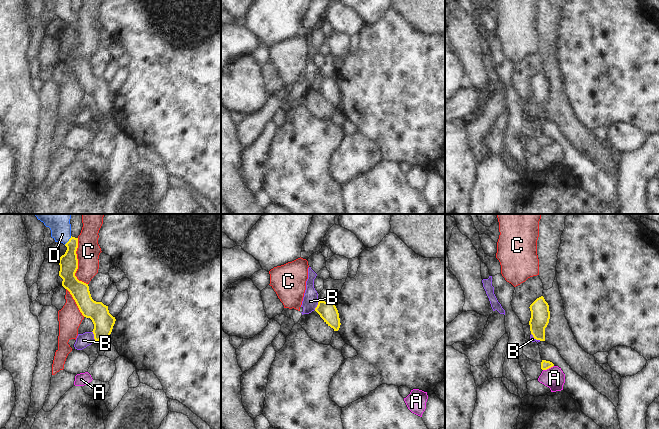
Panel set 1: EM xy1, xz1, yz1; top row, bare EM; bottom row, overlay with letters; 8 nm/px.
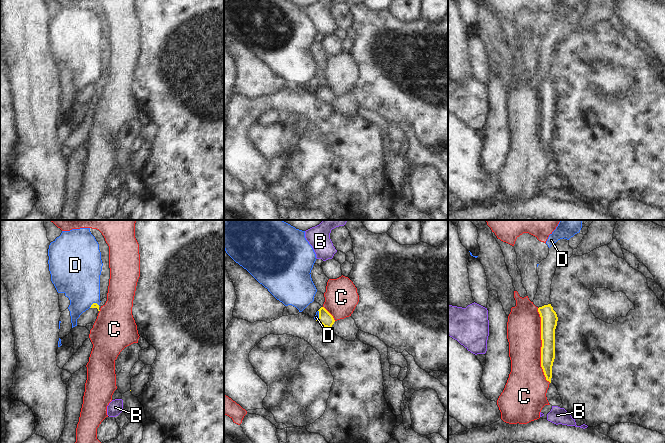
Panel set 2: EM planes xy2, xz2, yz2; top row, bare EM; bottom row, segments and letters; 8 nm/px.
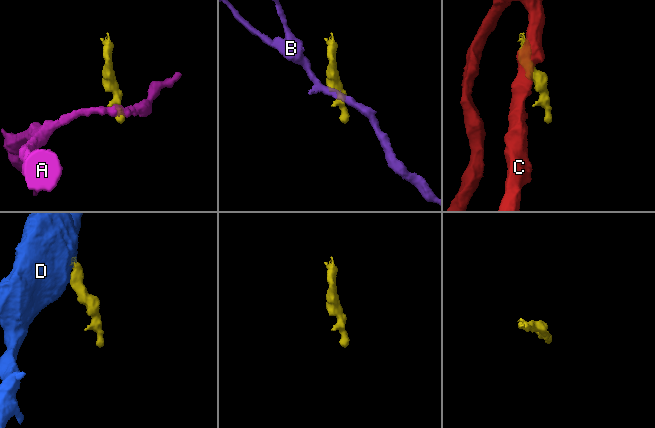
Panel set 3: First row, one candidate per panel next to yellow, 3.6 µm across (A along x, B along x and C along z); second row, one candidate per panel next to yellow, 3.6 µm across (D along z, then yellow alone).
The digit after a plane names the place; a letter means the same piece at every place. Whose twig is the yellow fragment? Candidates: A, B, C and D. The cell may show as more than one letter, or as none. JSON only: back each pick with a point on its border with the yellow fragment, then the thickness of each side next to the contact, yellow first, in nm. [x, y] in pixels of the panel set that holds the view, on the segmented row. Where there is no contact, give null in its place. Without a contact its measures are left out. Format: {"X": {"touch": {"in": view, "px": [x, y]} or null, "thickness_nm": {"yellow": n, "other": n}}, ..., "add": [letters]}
{"D": {"touch": {"in": "xy1", "px": [69, 240]}, "thickness_nm": {"yellow": 150, "other": 240}}, "add": ["D"]}

